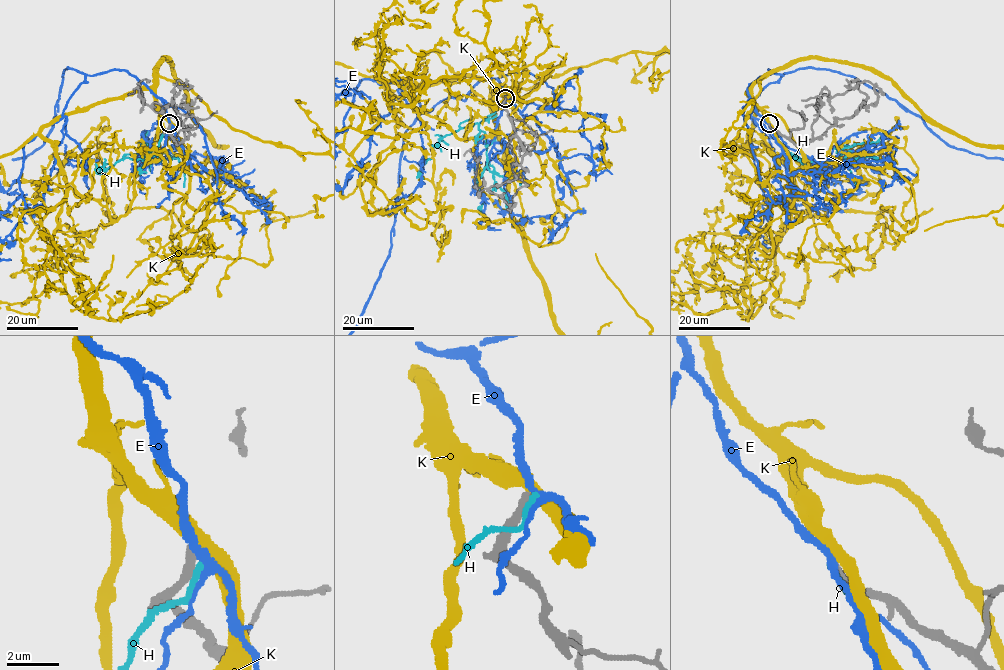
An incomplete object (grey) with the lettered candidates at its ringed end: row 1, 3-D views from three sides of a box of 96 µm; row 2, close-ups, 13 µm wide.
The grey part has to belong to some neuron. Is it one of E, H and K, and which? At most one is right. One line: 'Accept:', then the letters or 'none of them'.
Accept: none of them

